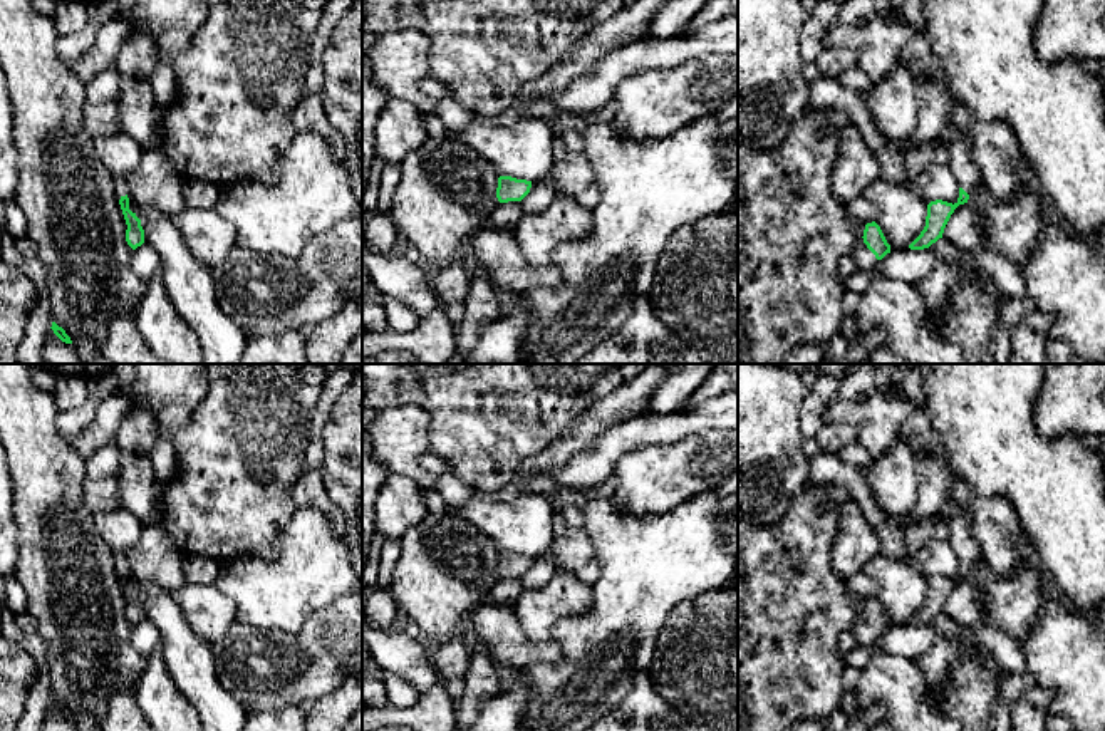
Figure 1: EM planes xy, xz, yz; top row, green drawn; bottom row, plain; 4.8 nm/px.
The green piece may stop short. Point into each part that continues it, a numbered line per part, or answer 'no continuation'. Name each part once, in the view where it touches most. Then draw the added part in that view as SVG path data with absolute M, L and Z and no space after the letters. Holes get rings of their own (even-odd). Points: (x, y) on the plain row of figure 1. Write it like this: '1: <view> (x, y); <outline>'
1: yz (864, 634); M857 595L855 600L857 600L857 607L859 607L859 619L857 619L857 622L850 627L850 632L855 635L855 642L857 642L859 645L872 647L879 635L877 635L875 630L867 624L867 620L864 619L864 614L862 614L867 599Z

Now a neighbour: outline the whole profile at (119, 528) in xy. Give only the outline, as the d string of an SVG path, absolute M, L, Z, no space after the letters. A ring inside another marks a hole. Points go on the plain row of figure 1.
M116 510L107 513L94 515L99 535L111 548L117 572L126 572L126 555L127 550L137 543L143 535L144 525L129 511Z

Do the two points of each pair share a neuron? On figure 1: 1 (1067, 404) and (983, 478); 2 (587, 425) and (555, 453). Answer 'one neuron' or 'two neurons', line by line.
1: two neurons
2: one neuron

